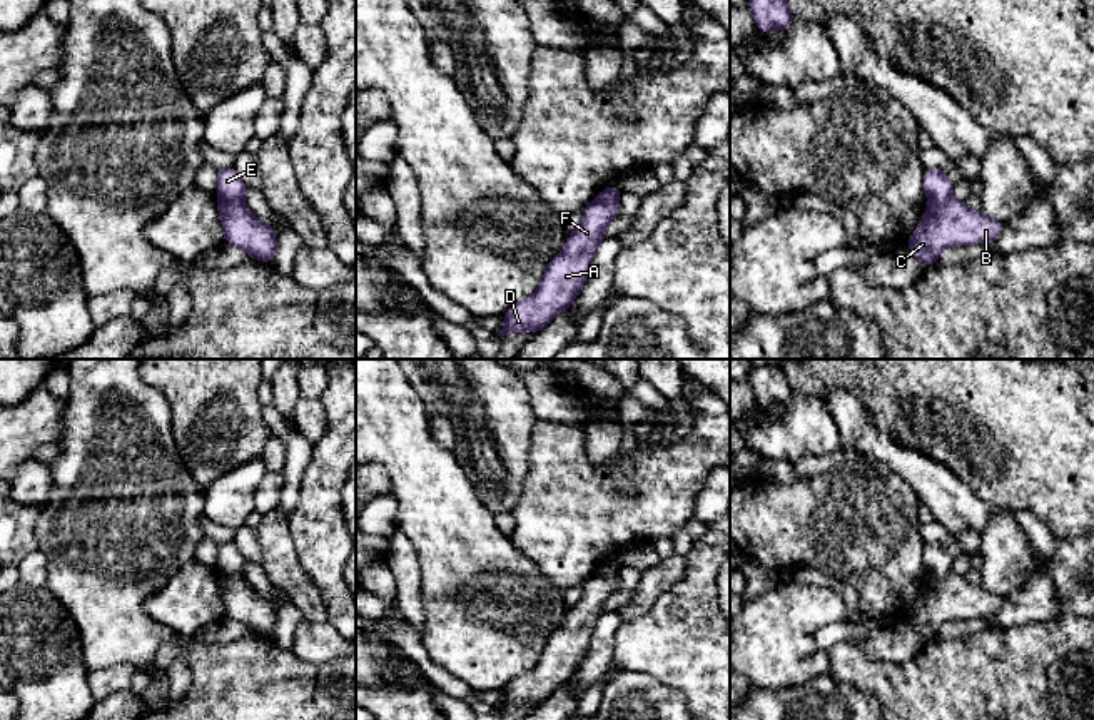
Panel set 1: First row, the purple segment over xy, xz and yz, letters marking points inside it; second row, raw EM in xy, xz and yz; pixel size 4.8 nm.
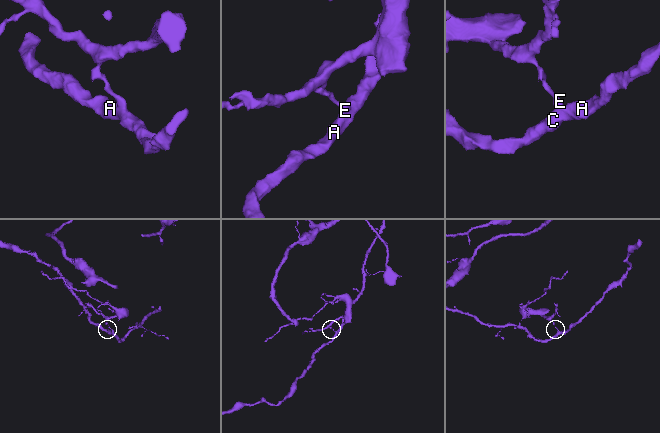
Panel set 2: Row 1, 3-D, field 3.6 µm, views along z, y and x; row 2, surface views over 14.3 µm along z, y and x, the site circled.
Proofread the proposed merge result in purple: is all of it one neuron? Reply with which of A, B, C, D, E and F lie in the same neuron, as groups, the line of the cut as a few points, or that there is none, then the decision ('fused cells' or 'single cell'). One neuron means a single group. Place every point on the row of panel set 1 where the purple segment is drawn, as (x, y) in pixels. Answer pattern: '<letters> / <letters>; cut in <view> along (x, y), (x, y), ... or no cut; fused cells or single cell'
A B C D F / E; cut in xy along (219, 196), (229, 201), (243, 201); fused cells

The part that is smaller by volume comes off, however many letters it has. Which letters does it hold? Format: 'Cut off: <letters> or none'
Cut off: E

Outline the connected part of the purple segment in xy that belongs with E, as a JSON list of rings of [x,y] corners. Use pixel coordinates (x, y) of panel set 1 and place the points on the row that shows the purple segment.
[[[236,169],[217,170],[217,197],[227,200],[244,200],[247,185],[239,179]]]

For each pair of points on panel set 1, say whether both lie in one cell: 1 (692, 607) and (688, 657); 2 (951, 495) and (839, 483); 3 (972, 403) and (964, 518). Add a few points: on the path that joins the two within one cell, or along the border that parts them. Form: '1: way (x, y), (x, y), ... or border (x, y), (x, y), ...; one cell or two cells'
1: way (688, 618), (688, 645); one cell
2: border (887, 465), (914, 490), (922, 503); two cells
3: border (934, 460), (946, 465), (981, 498), (992, 505); two cells

